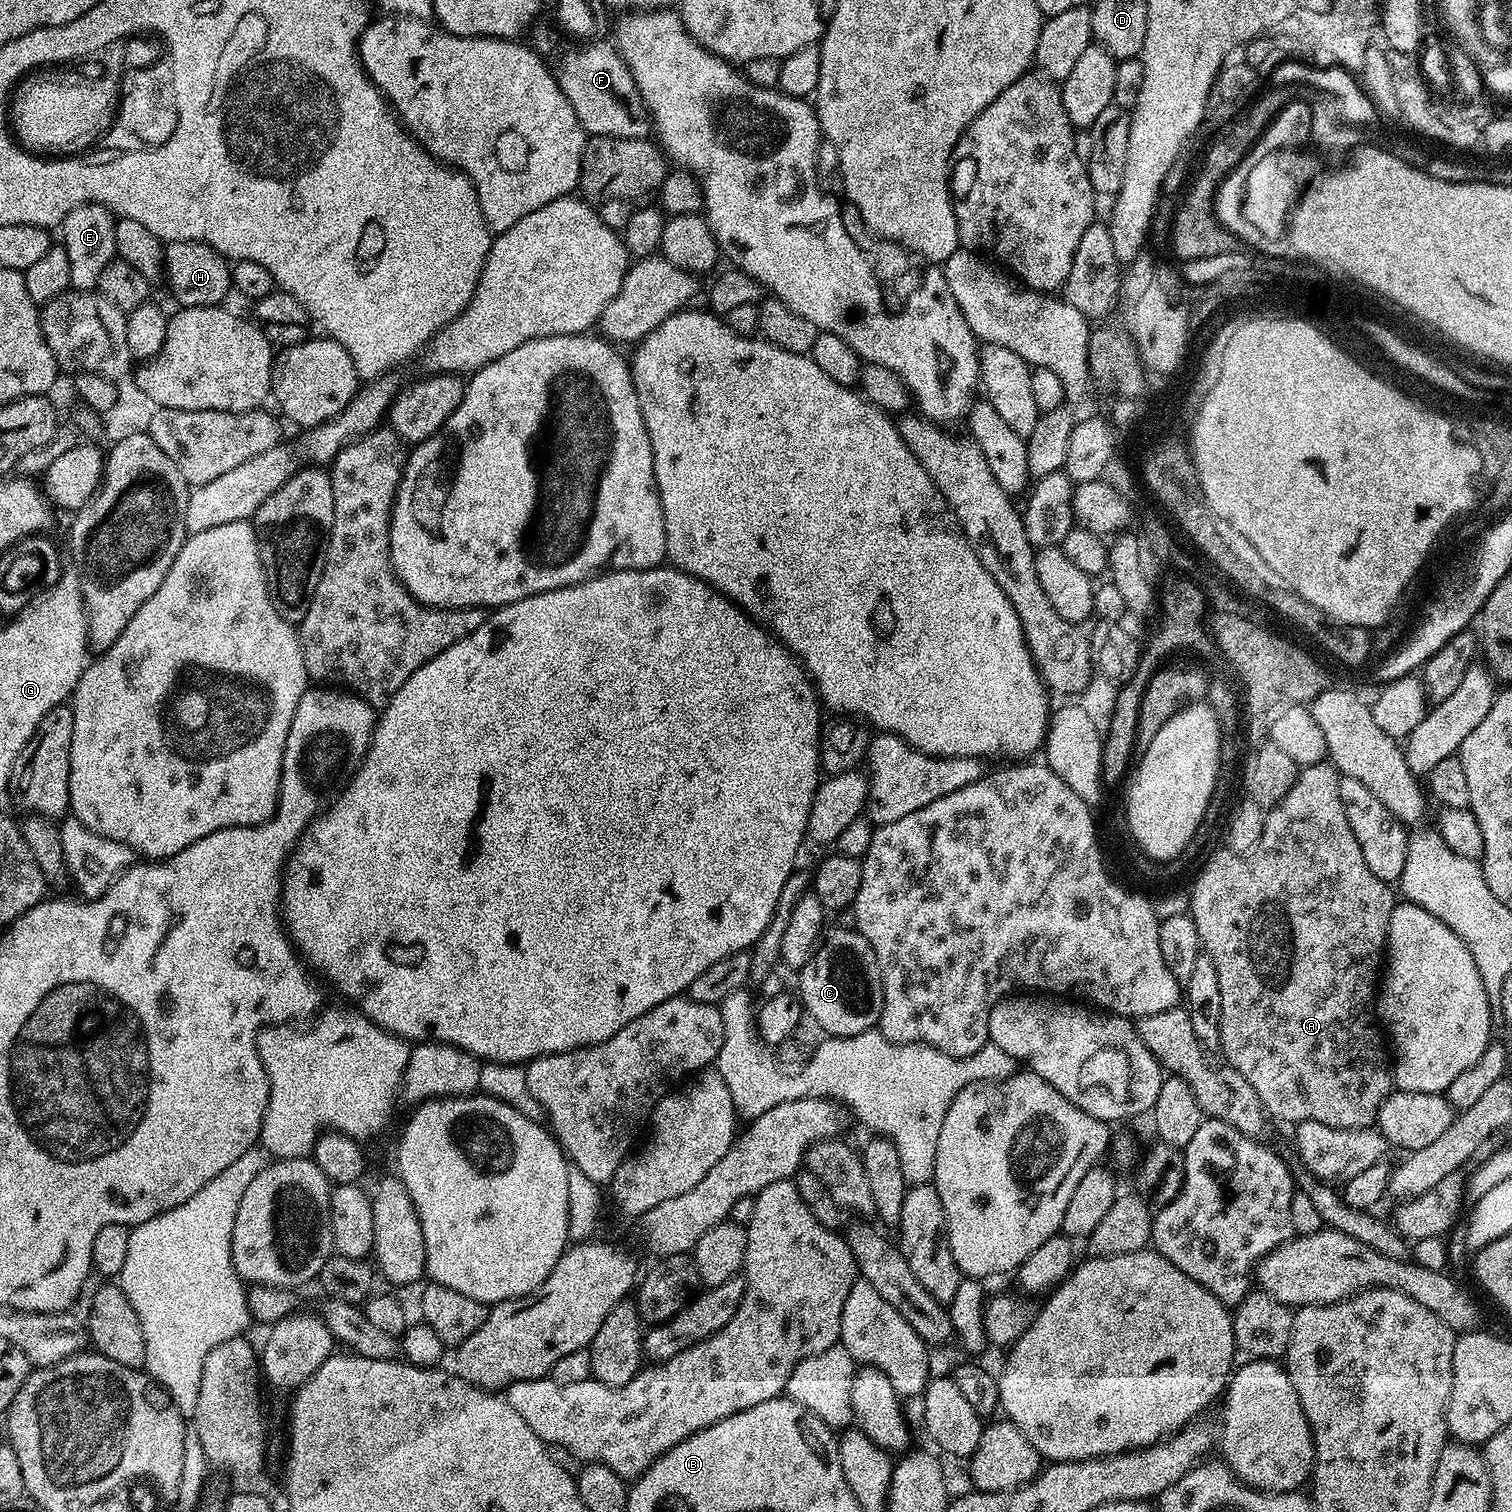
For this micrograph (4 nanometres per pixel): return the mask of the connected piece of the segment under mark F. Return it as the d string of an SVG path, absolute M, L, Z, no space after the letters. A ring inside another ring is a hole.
M592 38L587 42L568 42L556 52L554 75L566 102L570 102L578 122L589 137L613 136L643 140L653 131L648 108L642 102L642 94L630 74L630 66L620 57L615 43L608 44L604 38ZM584 44L584 45L580 45Z

